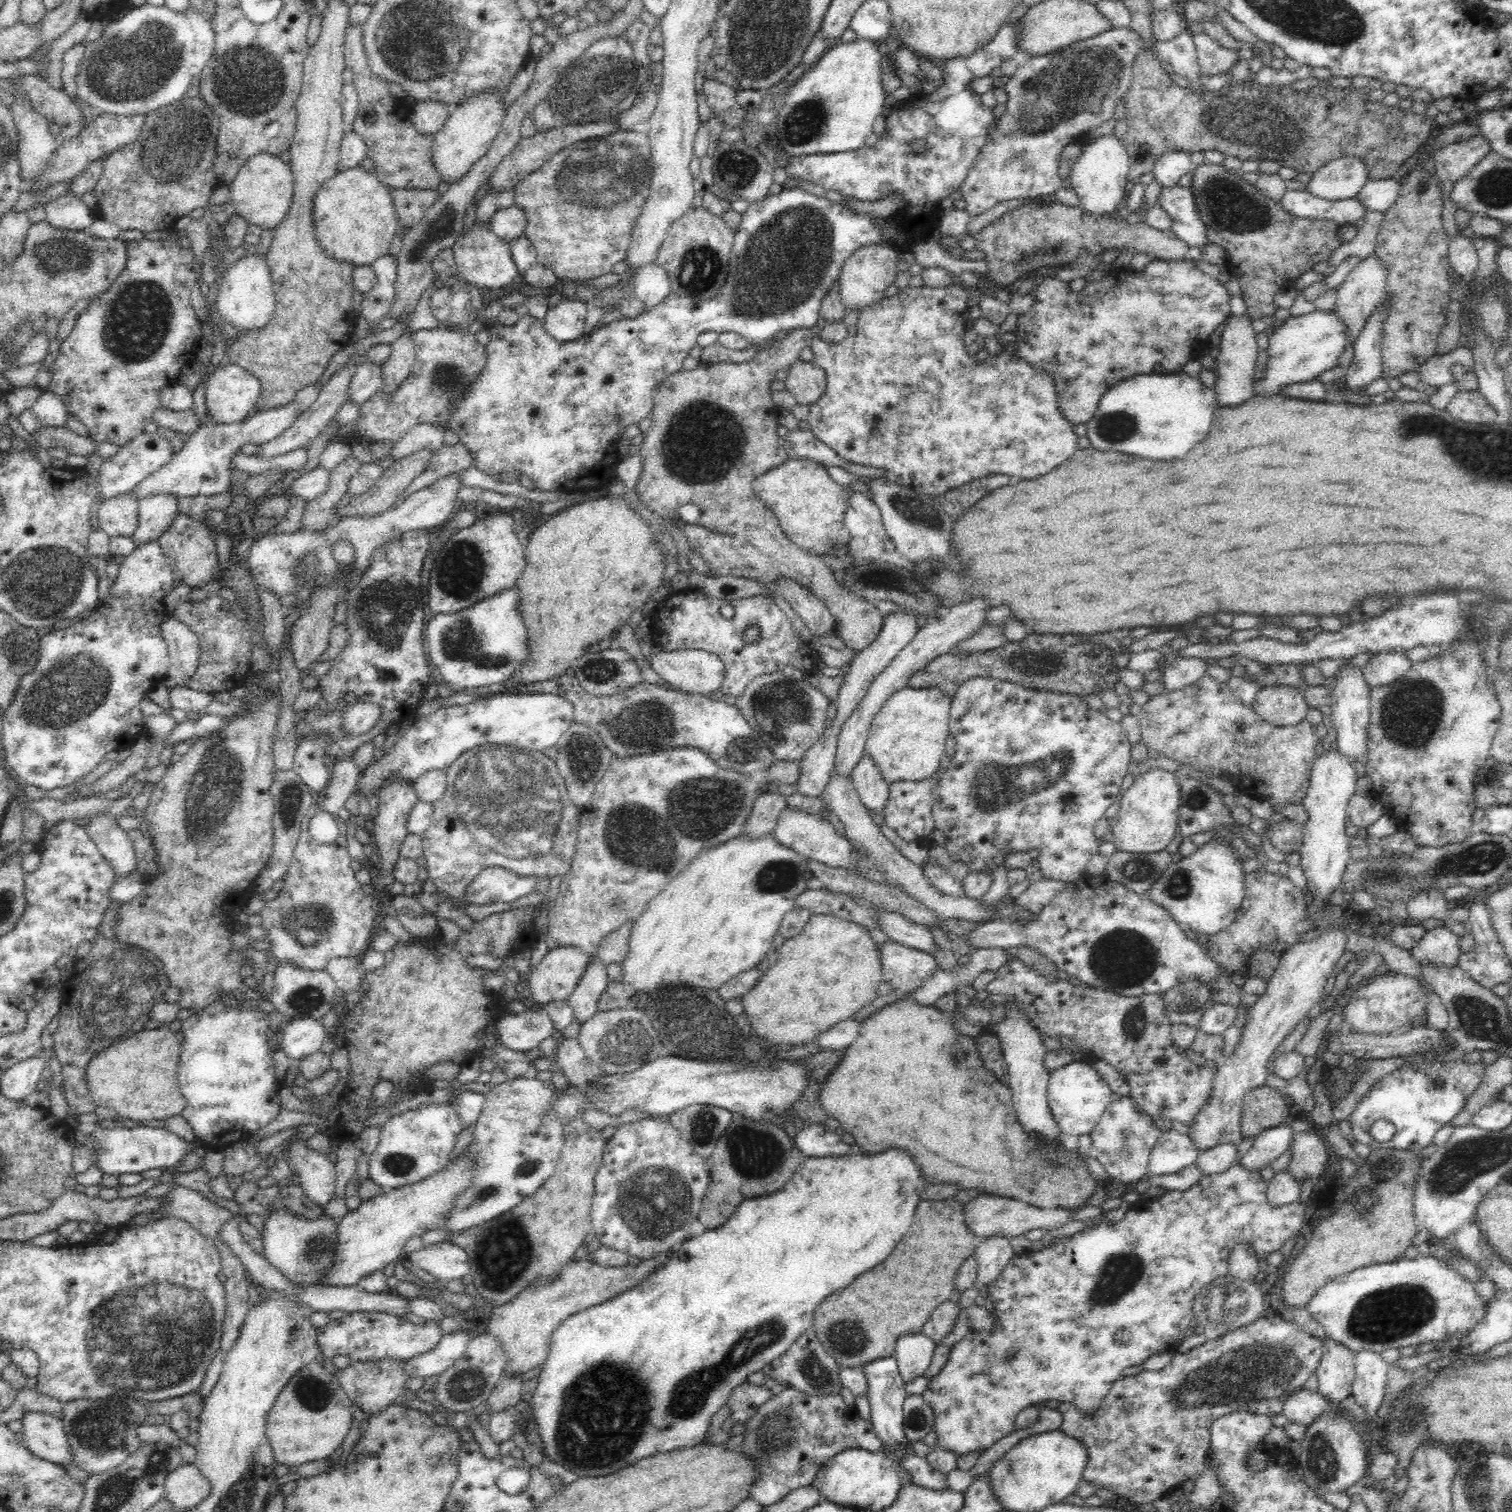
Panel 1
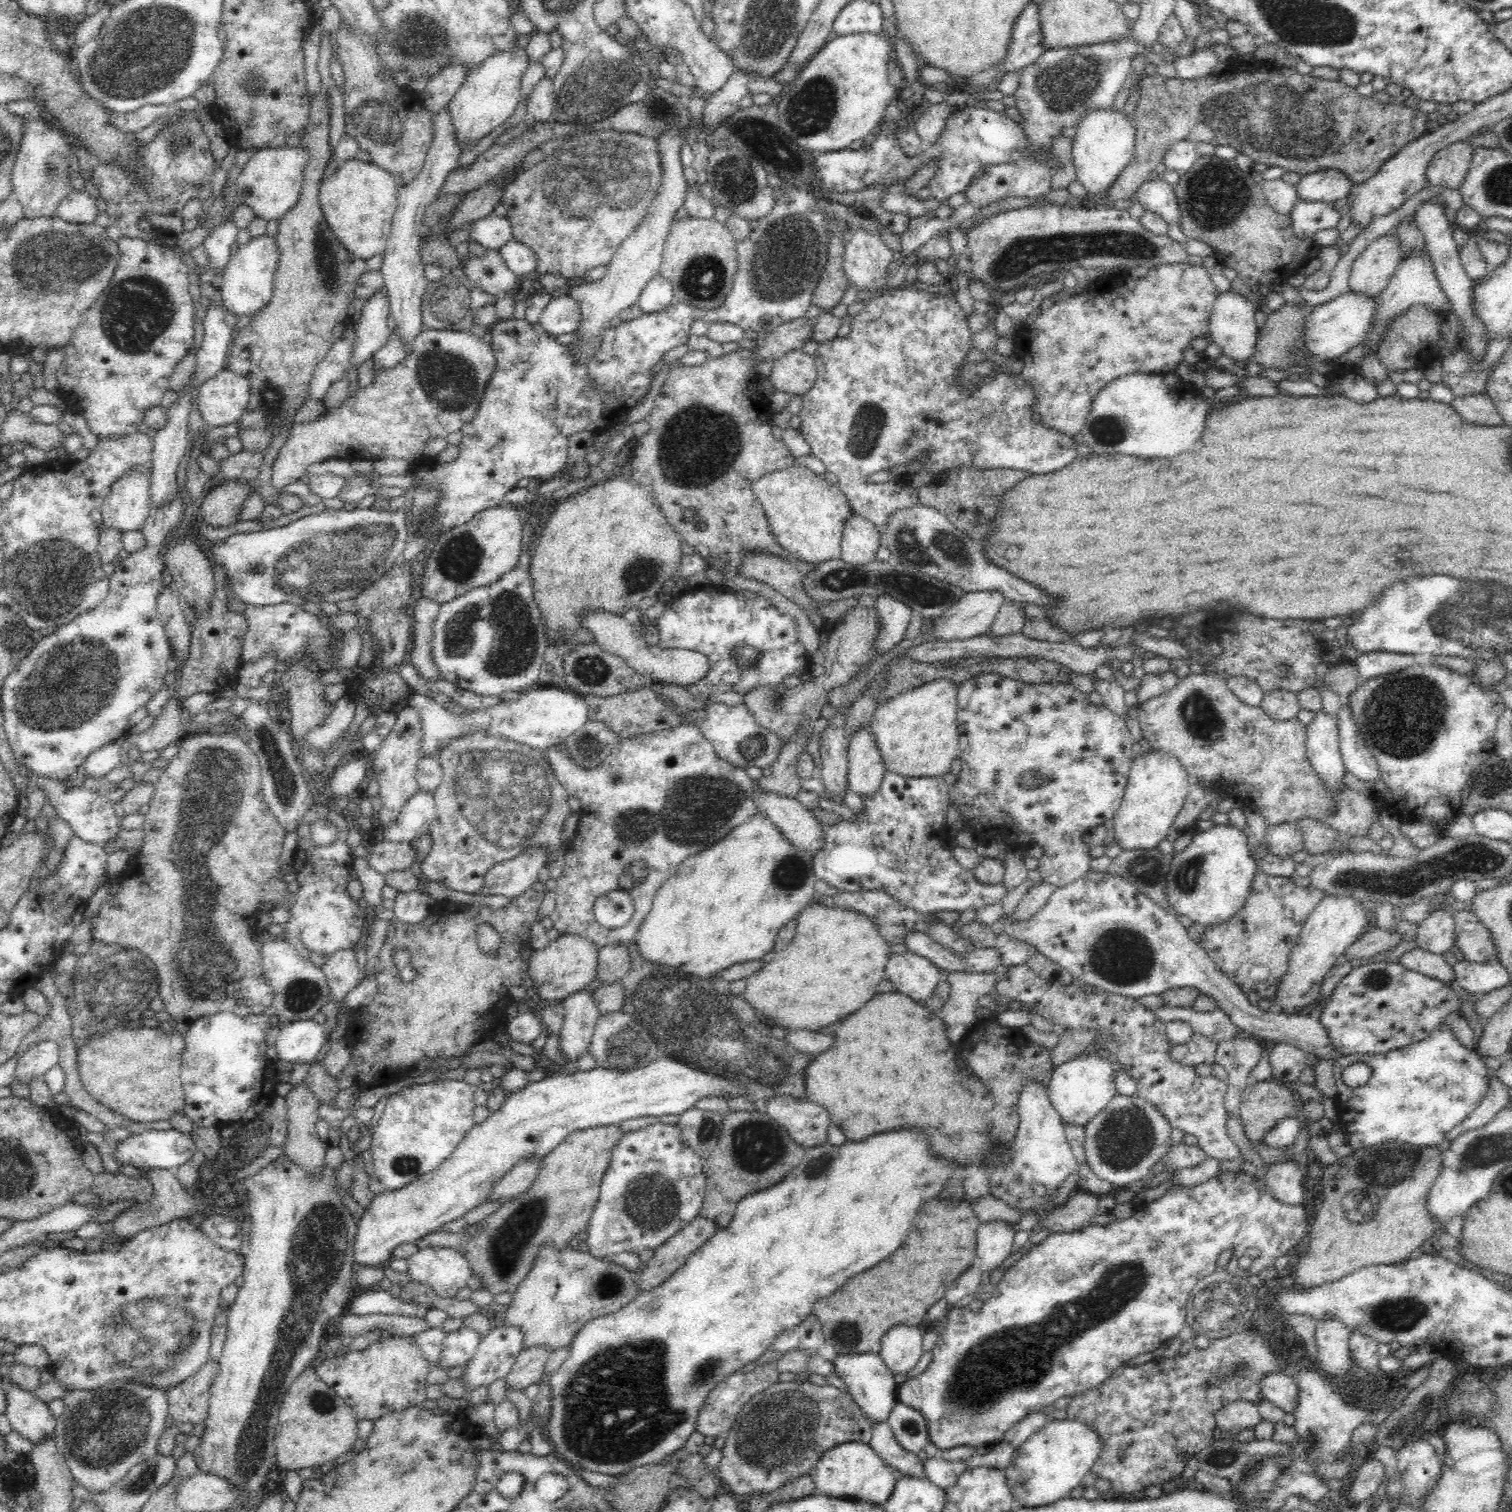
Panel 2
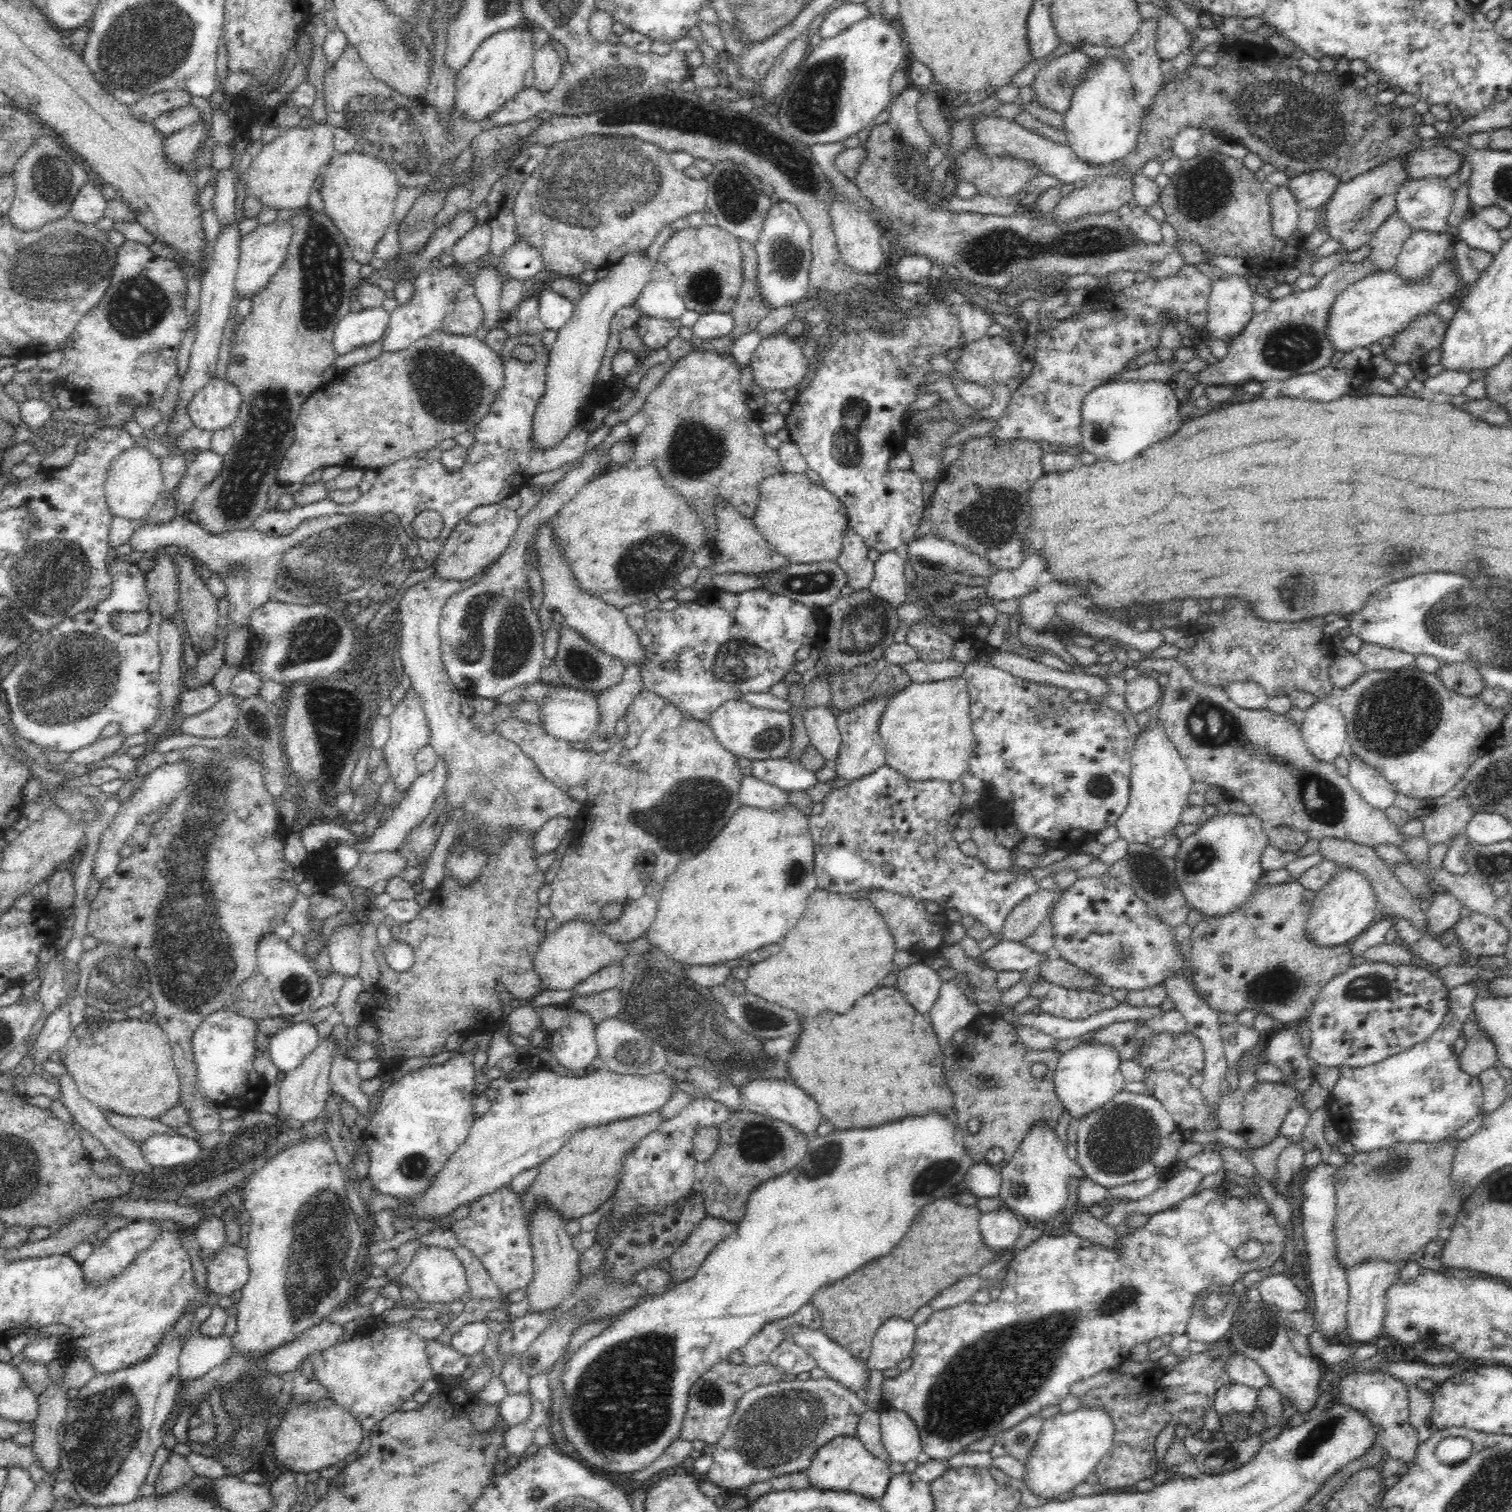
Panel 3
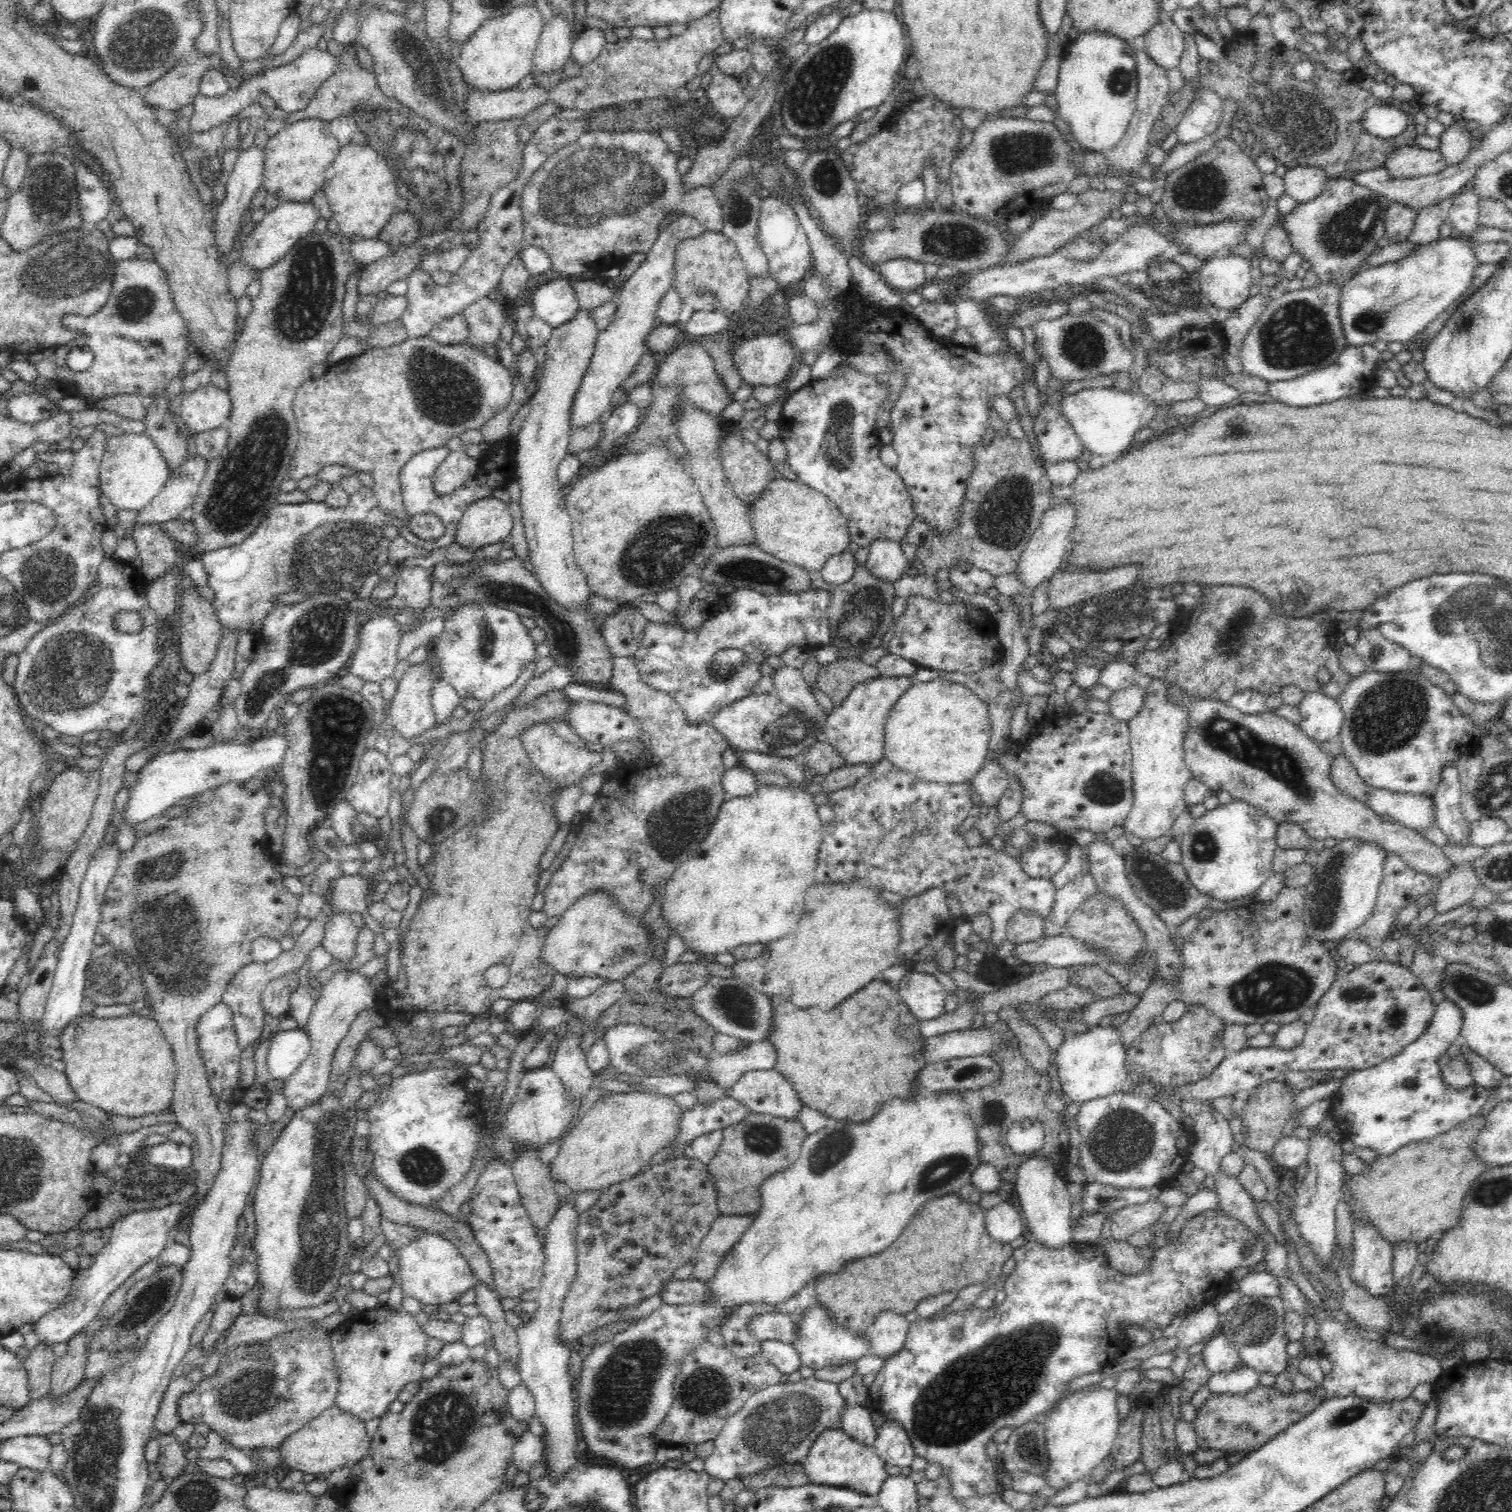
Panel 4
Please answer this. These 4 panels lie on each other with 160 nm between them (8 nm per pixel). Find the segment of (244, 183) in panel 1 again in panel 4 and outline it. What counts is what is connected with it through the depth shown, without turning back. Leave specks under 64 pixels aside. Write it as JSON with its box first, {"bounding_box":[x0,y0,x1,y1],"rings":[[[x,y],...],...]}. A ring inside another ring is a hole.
{"bounding_box":[261,118,341,202],"rings":[[[307,118],[288,123],[286,127],[272,135],[265,146],[264,172],[261,186],[270,194],[281,199],[306,202],[325,183],[325,172],[336,158],[341,146],[332,134],[329,121]]]}

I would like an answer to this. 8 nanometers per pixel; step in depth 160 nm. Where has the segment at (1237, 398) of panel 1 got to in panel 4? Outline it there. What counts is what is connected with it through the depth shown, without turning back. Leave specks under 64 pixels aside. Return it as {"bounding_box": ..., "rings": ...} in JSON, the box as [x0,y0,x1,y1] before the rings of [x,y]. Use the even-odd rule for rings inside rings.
{"bounding_box":[1196,254,1250,313],"rings":[[[1218,254],[1196,271],[1196,288],[1202,290],[1210,305],[1234,313],[1250,297],[1250,265],[1244,255]]]}

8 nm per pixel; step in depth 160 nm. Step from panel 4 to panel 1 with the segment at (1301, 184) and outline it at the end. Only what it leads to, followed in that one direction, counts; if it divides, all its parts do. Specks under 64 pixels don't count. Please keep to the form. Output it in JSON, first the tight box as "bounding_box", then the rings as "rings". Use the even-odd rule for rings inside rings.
{"bounding_box":[1305,156,1367,200],"rings":[[[1343,156],[1313,173],[1305,190],[1326,200],[1344,200],[1356,196],[1367,180],[1364,161],[1354,156]]]}

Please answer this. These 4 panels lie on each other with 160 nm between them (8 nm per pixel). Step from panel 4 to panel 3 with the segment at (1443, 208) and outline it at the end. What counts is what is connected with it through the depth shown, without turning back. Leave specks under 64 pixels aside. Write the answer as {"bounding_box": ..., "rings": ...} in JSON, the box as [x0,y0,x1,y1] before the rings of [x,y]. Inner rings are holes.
{"bounding_box":[1396,228,1451,282],"rings":[[[1414,228],[1399,252],[1396,270],[1406,280],[1414,282],[1438,266],[1438,262],[1451,252],[1450,244],[1446,232]]]}

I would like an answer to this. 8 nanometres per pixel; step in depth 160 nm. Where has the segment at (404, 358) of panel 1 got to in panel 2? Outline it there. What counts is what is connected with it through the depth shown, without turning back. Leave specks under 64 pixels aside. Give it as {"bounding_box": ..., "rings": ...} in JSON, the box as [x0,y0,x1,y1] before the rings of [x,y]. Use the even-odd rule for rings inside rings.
{"bounding_box":[382,105,461,353],"rings":[[[448,105],[438,113],[432,113],[432,138],[431,149],[428,151],[424,166],[420,174],[412,182],[399,188],[398,208],[393,216],[391,235],[387,240],[383,253],[382,273],[385,288],[388,292],[389,308],[391,315],[396,319],[396,329],[406,343],[409,353],[413,346],[414,338],[423,330],[422,304],[427,291],[428,281],[424,277],[424,263],[421,261],[421,237],[424,229],[423,216],[426,207],[434,200],[444,182],[444,178],[451,170],[459,166],[458,156],[461,148],[455,137],[452,117]]]}

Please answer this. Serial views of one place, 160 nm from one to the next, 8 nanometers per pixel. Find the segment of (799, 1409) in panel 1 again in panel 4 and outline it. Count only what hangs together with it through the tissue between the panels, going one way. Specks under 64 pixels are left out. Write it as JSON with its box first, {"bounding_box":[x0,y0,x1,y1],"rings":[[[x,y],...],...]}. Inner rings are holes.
{"bounding_box":[703,1377,846,1482],"rings":[[[814,1377],[794,1383],[780,1382],[754,1392],[738,1412],[729,1416],[714,1439],[712,1453],[703,1459],[704,1471],[711,1478],[726,1482],[784,1462],[802,1465],[820,1432],[840,1428],[840,1410],[846,1406],[838,1391],[838,1383]]]}

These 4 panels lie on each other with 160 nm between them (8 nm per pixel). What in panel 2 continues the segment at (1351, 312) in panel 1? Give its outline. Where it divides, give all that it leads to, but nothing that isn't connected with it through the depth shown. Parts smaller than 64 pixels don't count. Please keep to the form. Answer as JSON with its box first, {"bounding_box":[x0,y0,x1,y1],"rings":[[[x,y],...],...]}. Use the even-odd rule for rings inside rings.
{"bounding_box":[1349,231,1403,297],"rings":[[[1393,231],[1371,240],[1353,261],[1349,288],[1374,297],[1386,288],[1403,258],[1403,250]]]}

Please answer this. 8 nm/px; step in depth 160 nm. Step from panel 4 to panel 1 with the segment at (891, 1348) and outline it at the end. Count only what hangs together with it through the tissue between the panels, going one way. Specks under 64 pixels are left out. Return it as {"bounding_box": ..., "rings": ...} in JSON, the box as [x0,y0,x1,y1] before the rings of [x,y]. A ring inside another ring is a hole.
{"bounding_box":[892,1333,936,1382],"rings":[[[922,1333],[906,1334],[896,1339],[892,1356],[898,1363],[898,1370],[903,1382],[922,1376],[932,1360],[932,1352],[936,1345]]]}

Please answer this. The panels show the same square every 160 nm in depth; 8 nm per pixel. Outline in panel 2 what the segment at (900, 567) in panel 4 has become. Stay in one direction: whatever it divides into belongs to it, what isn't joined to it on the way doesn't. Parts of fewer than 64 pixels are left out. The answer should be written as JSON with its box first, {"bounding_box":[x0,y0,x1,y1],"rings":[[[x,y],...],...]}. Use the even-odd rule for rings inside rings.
{"bounding_box":[874,593,911,655],"rings":[[[886,593],[875,596],[874,607],[879,618],[875,654],[881,655],[903,640],[904,632],[906,632],[908,622],[910,622],[911,608],[901,600]]]}

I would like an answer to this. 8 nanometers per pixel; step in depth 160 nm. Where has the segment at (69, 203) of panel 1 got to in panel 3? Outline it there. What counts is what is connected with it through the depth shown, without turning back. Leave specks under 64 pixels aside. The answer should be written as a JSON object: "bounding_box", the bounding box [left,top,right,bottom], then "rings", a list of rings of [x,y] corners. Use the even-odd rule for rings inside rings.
{"bounding_box":[69,177,107,223],"rings":[[[92,177],[78,191],[71,204],[69,215],[76,221],[96,223],[104,217],[107,200],[102,194],[100,182]]]}

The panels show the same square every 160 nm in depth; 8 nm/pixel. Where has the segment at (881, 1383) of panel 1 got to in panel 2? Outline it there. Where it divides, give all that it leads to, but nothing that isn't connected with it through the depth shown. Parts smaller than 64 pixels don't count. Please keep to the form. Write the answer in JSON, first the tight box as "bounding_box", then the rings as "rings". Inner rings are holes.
{"bounding_box":[830,1353,898,1421],"rings":[[[878,1353],[837,1354],[830,1360],[834,1363],[834,1374],[843,1381],[847,1394],[858,1404],[870,1421],[886,1421],[890,1410],[897,1404],[898,1383],[894,1381],[894,1374],[886,1369],[886,1364]]]}

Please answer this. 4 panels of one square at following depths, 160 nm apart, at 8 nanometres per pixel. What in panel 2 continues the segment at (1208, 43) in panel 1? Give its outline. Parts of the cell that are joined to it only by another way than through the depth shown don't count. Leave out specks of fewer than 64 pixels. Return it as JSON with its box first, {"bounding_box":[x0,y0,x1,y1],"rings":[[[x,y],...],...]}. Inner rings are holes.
{"bounding_box":[1173,46,1219,80],"rings":[[[1206,46],[1190,56],[1177,57],[1173,63],[1176,77],[1182,80],[1192,80],[1213,72],[1219,63],[1219,58],[1209,46]]]}

